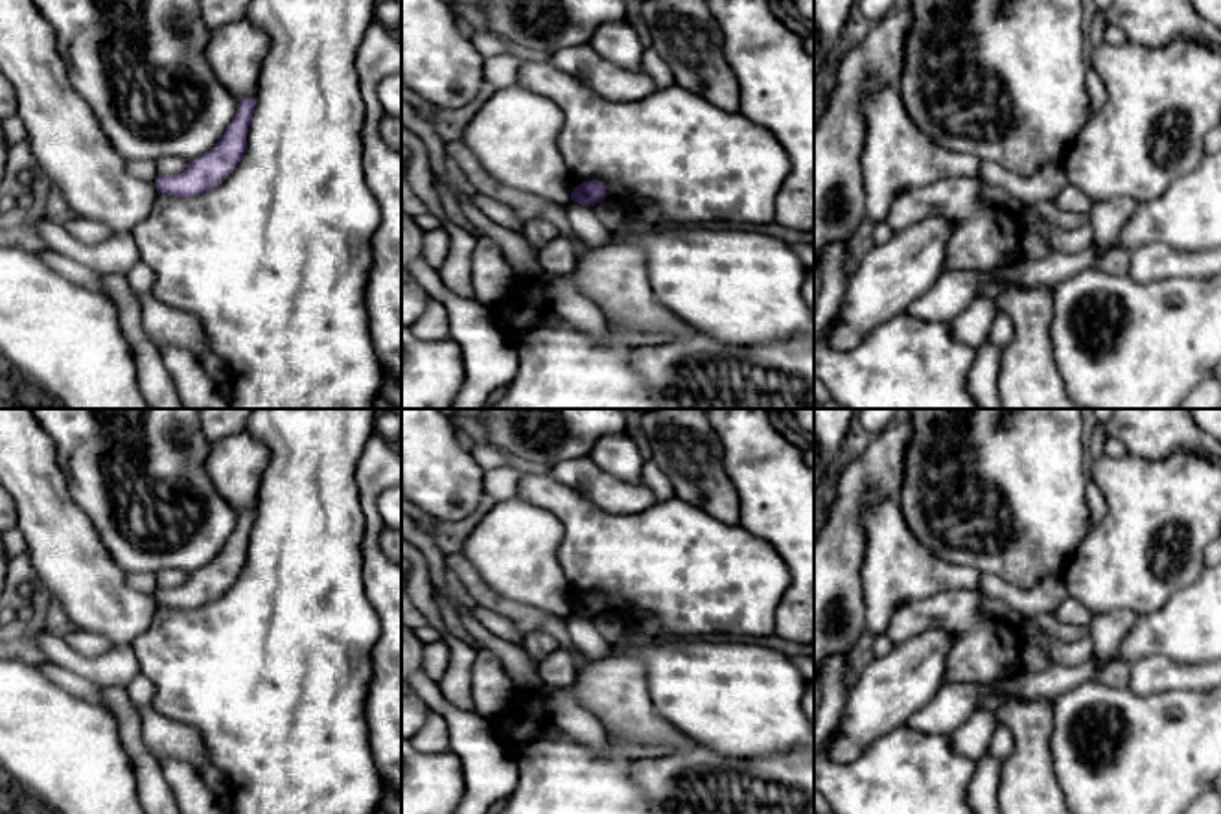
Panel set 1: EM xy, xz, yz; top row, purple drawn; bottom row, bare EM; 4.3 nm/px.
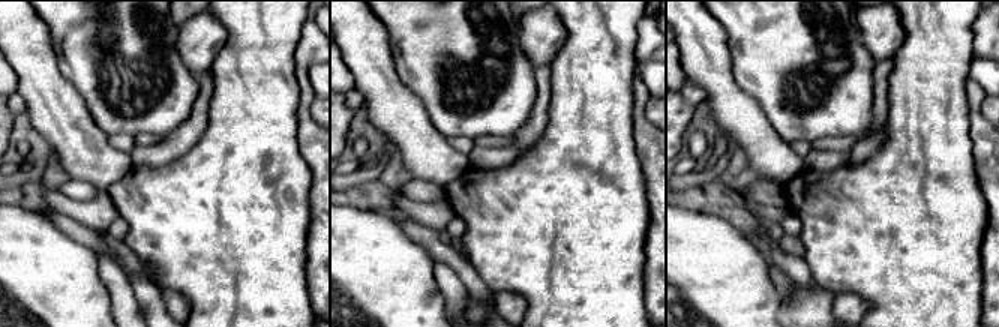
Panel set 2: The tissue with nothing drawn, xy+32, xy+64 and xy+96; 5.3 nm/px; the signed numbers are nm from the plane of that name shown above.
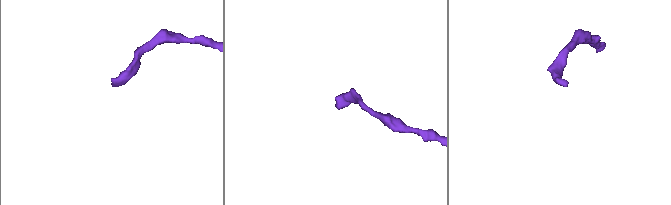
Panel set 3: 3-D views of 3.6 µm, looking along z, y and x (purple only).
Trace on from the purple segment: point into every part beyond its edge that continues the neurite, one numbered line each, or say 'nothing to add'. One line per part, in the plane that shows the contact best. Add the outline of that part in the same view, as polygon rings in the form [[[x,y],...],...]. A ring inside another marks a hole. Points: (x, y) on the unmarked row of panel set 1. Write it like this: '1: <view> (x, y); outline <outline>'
nothing to add

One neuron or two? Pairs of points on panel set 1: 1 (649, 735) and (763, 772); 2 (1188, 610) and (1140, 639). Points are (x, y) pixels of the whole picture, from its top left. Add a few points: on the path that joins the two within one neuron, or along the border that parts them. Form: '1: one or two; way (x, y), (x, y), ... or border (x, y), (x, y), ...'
1: two; border (697, 744), (686, 750), (651, 752), (647, 755)
2: one; way (1177, 621), (1166, 632), (1151, 634)

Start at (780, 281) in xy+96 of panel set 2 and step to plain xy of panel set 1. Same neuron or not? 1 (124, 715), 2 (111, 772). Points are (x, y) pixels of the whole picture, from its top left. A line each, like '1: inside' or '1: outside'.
1: inside
2: outside

